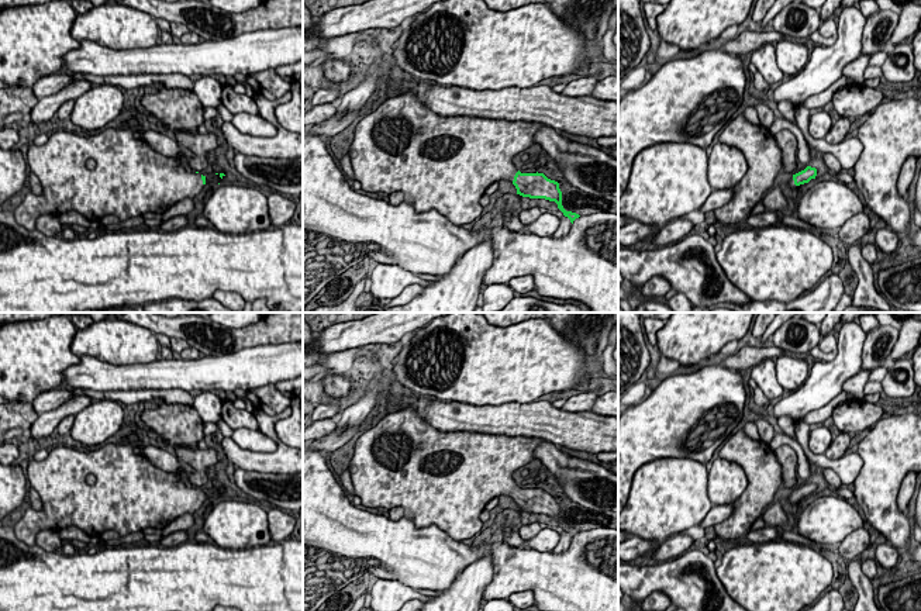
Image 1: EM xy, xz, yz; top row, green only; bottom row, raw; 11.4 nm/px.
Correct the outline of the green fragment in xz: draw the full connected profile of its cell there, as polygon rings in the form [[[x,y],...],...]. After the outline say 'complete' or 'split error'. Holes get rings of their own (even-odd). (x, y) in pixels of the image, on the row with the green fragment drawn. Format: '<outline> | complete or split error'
[[[413,93],[390,96],[383,104],[363,117],[353,134],[348,155],[353,180],[370,193],[401,191],[404,201],[417,213],[437,210],[452,224],[463,225],[476,220],[483,207],[480,199],[494,182],[508,180],[517,194],[555,201],[565,217],[573,221],[580,215],[562,206],[559,183],[544,173],[521,173],[513,158],[535,144],[539,122],[479,118],[469,115],[444,117],[431,111]]] | split error

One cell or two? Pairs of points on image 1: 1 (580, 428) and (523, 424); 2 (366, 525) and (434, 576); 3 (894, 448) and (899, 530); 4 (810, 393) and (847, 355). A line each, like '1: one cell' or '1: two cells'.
1: one cell
2: one cell
3: one cell
4: one cell

